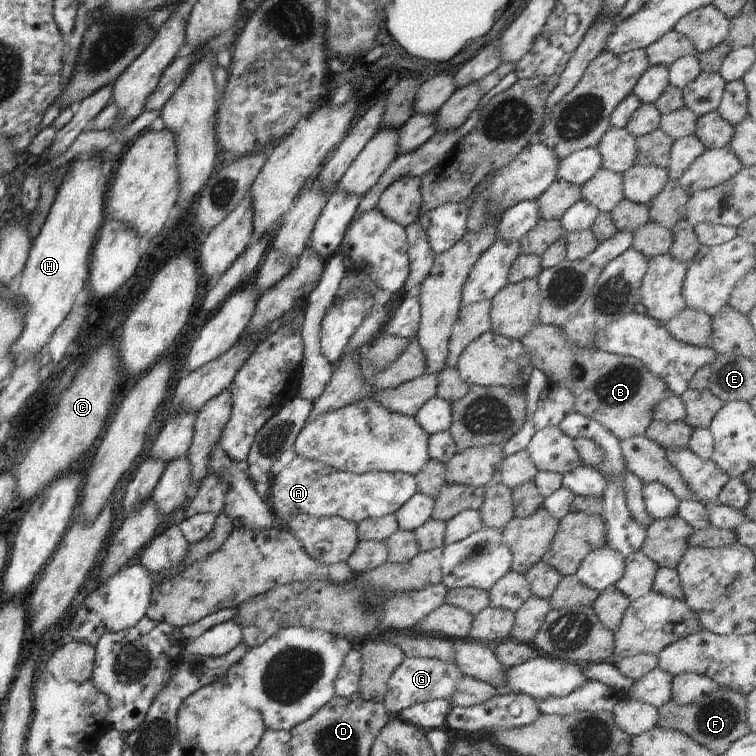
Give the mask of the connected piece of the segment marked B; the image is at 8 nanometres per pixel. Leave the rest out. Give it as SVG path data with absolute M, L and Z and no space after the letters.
M536 324L526 336L520 338L520 342L528 352L526 356L535 372L544 374L551 384L564 386L574 394L574 412L596 420L620 441L642 436L654 420L652 410L656 408L656 404L674 396L664 380L654 376L637 358L615 355L595 347L572 346L568 344L561 327Z

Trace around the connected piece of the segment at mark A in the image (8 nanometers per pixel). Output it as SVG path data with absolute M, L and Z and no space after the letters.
M296 456L271 480L268 498L281 526L286 526L297 514L316 518L341 516L348 522L359 523L364 519L378 520L395 512L418 493L413 475L402 472L366 472L352 474L336 470L318 460Z

